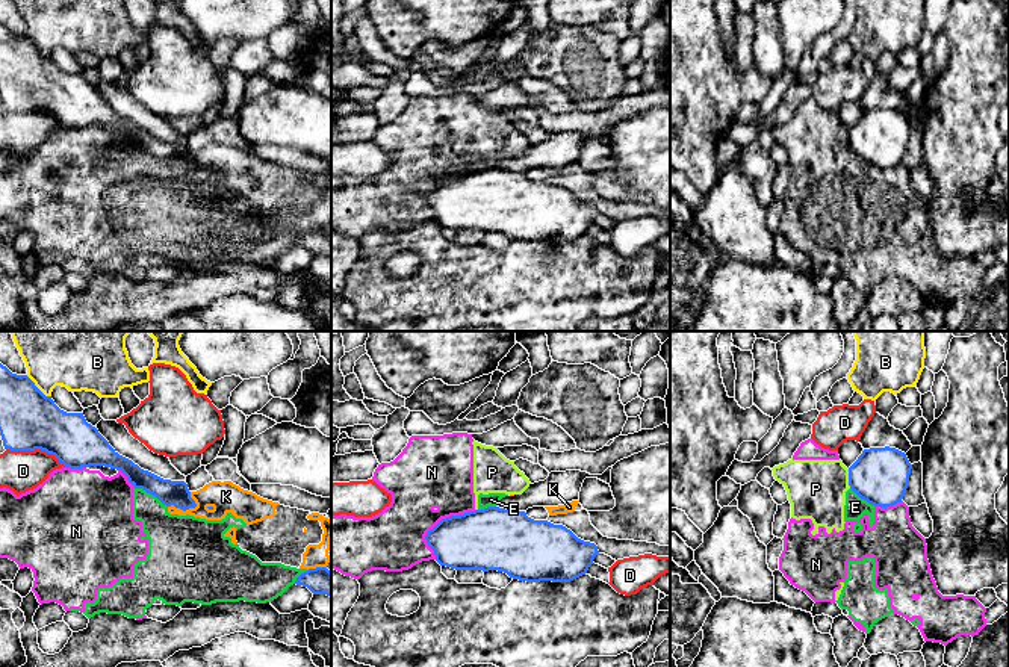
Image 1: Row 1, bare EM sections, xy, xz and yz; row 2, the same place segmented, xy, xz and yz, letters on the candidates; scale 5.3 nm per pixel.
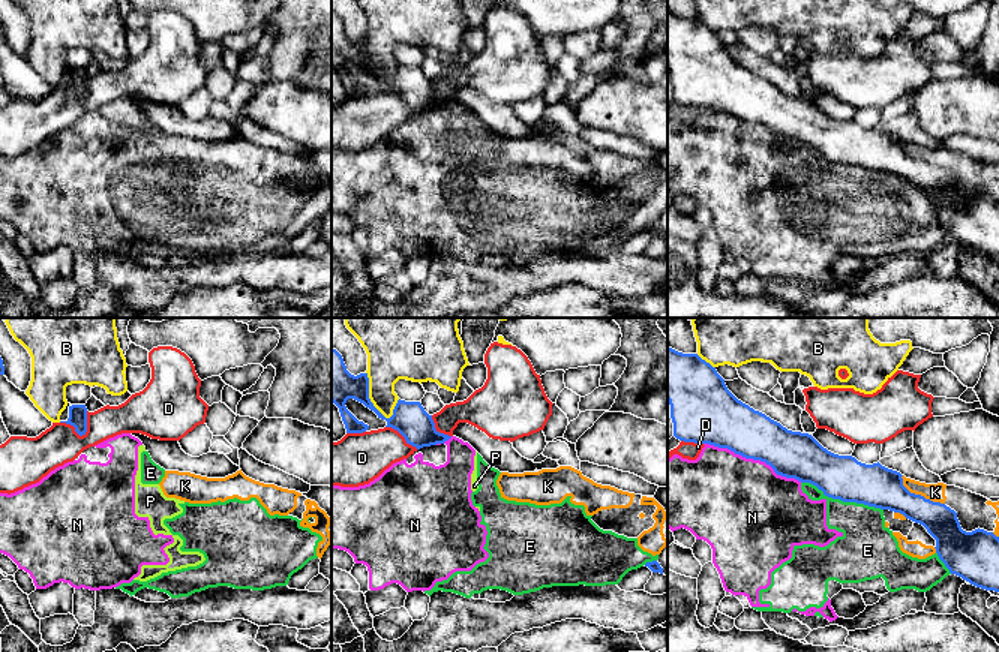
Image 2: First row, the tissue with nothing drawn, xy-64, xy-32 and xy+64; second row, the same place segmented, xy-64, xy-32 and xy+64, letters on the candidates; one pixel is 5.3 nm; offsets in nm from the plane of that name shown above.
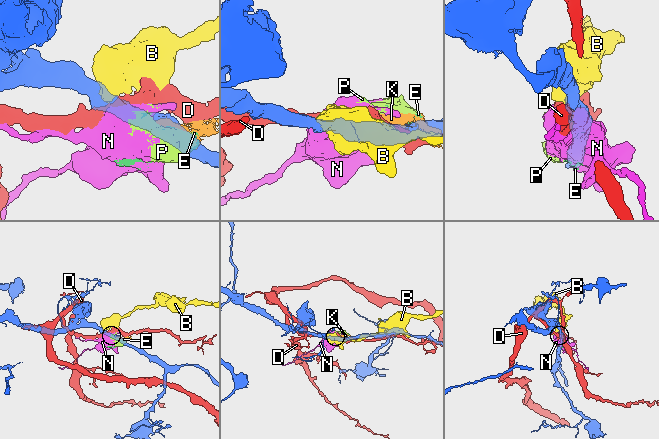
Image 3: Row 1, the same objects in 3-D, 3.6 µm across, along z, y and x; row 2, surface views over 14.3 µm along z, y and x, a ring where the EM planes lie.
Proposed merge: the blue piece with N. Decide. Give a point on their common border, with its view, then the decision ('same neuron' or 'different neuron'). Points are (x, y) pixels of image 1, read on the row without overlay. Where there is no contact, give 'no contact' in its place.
contact xz (439, 183); different neuron

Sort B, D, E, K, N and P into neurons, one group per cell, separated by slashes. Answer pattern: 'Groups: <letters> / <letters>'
Groups: B / D / E K N P

